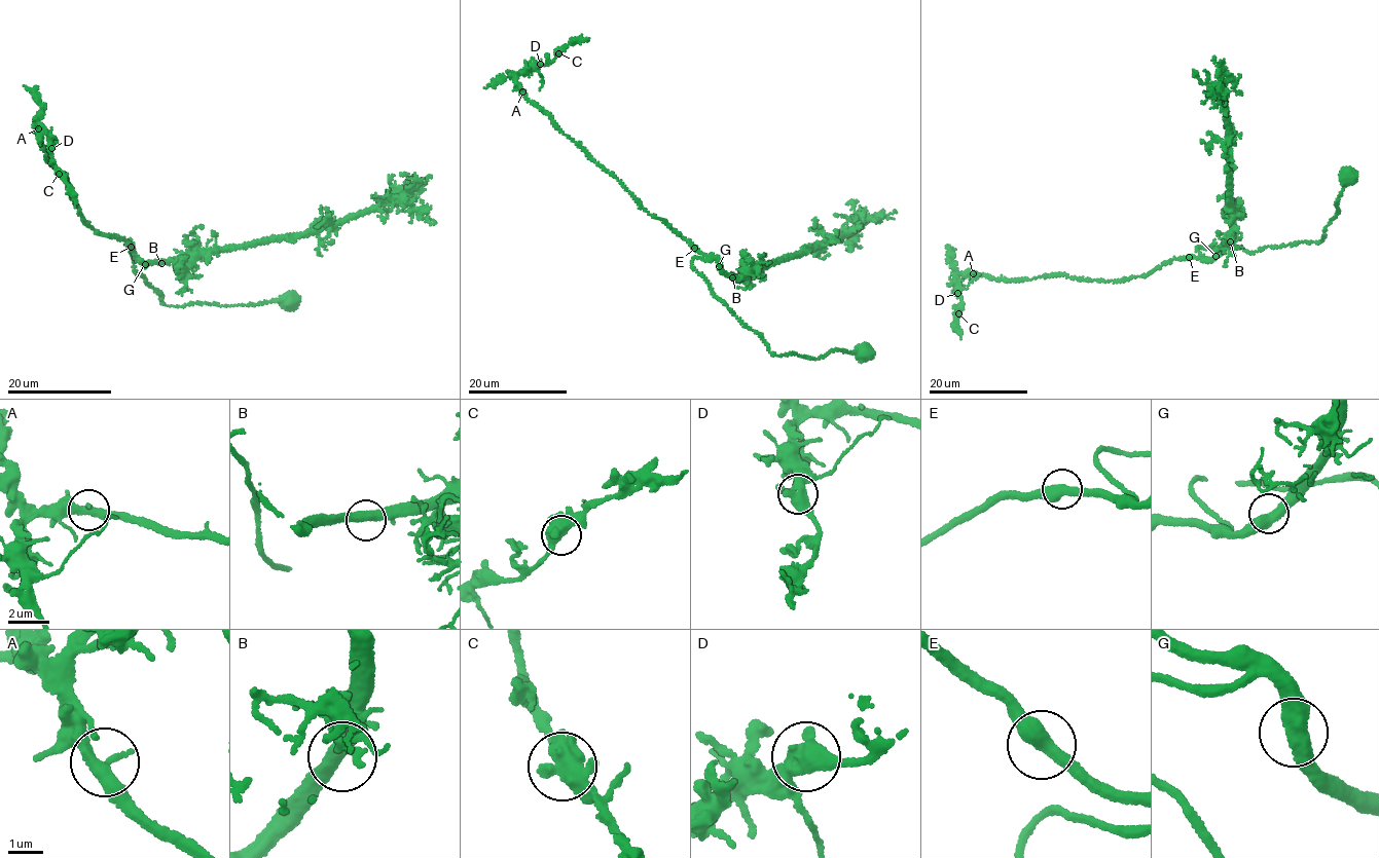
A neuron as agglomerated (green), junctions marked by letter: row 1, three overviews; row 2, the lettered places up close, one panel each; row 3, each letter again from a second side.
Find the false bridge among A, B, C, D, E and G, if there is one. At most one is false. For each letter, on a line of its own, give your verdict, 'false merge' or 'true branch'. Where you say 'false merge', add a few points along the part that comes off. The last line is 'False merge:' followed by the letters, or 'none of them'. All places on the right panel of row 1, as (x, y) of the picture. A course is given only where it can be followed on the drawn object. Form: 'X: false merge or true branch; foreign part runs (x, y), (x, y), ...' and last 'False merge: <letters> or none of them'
A: true branch
B: true branch
C: true branch
D: true branch
E: true branch
G: true branch
False merge: none of them

